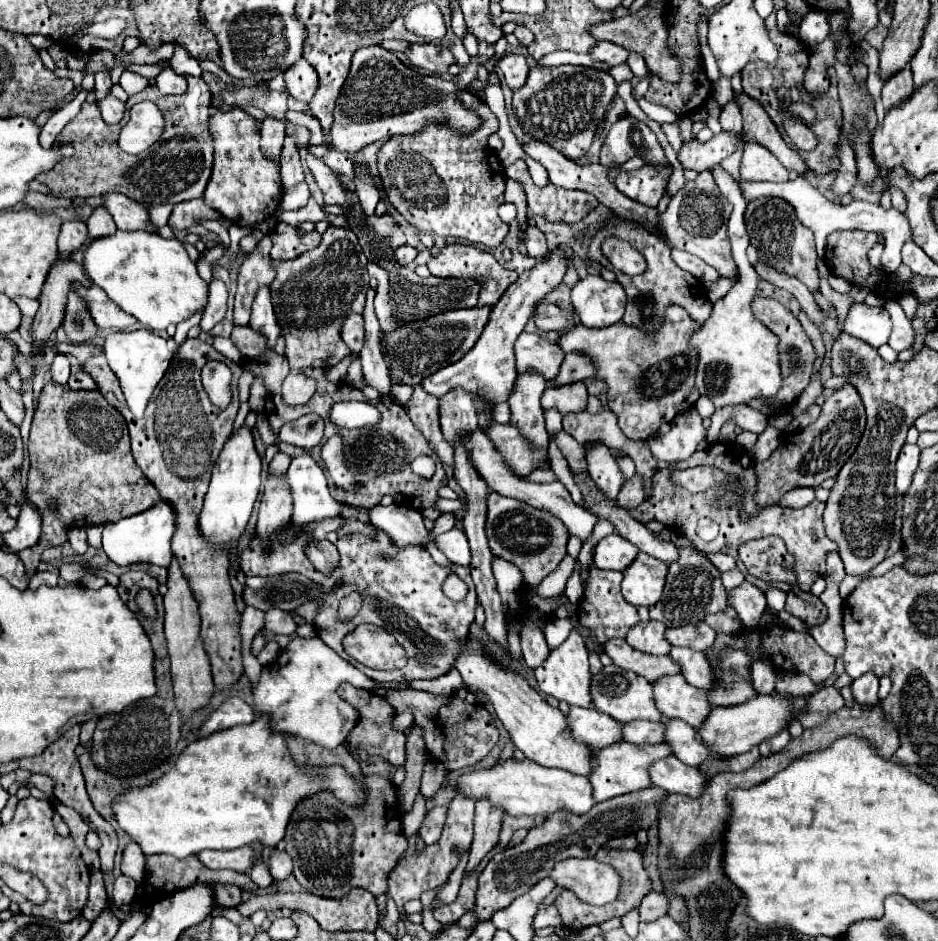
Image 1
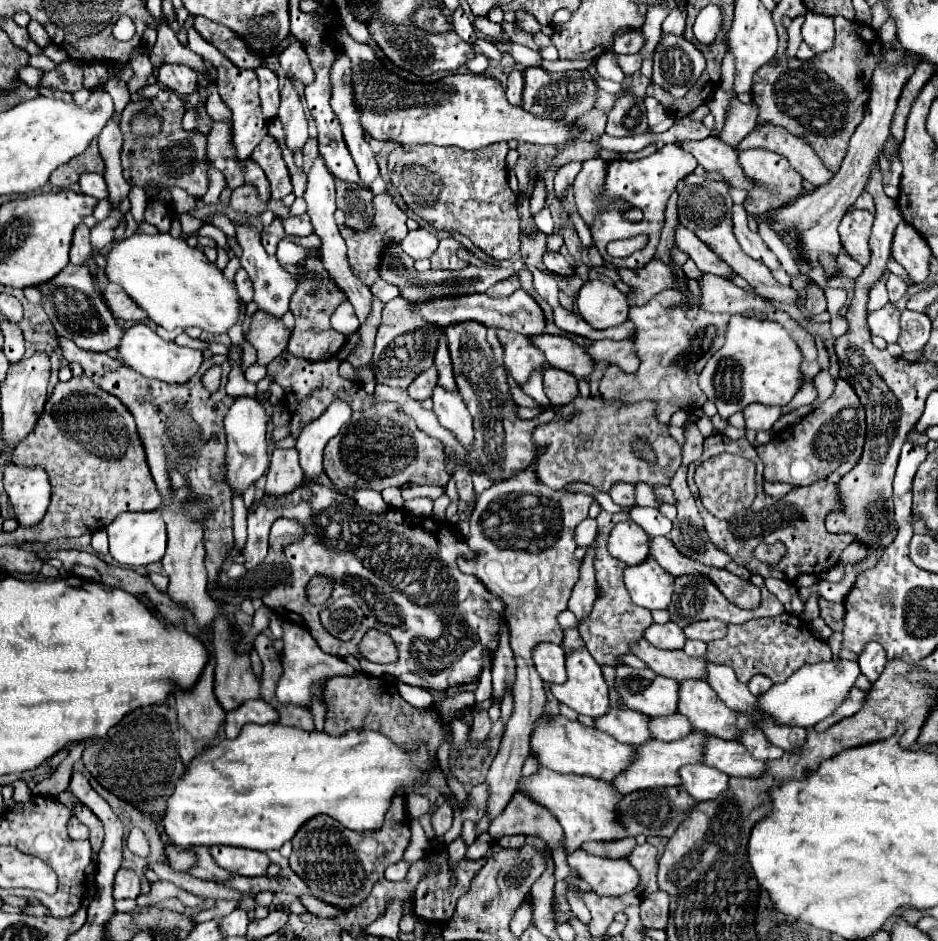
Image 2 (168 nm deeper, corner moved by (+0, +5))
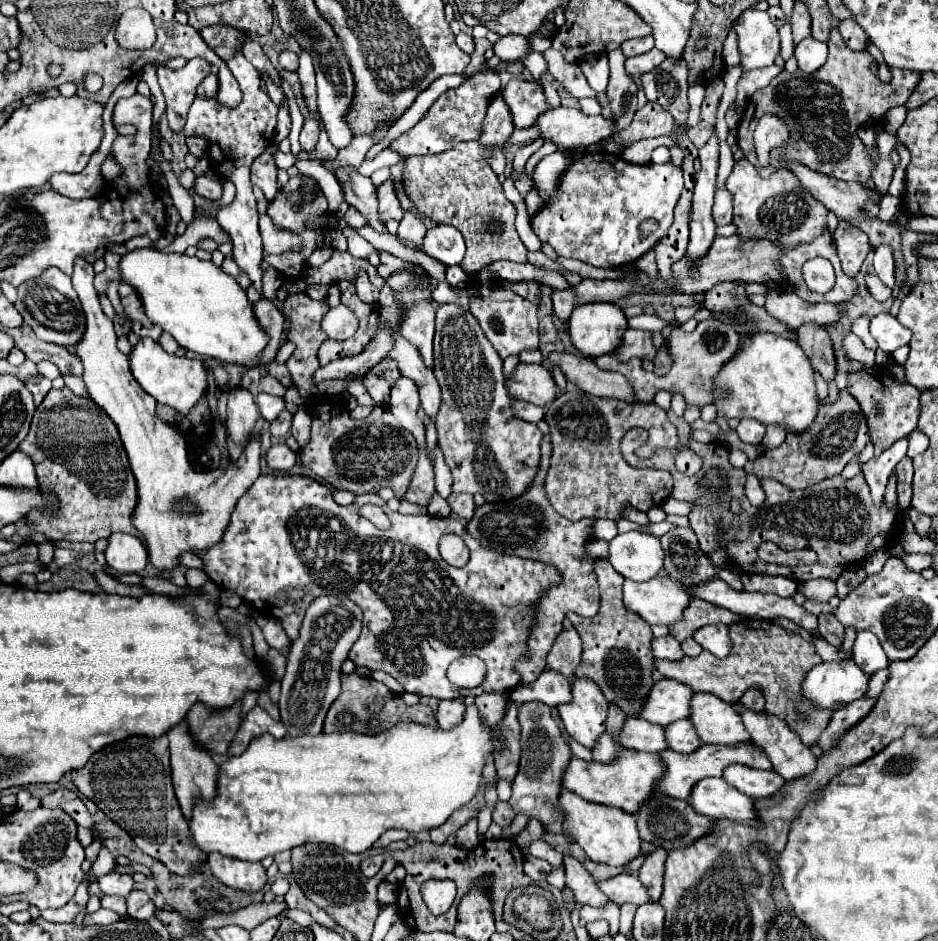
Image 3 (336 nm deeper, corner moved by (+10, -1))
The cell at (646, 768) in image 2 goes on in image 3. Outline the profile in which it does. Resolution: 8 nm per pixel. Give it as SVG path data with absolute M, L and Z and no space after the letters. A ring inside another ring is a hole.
M740 743L740 745L700 745L700 749L696 749L696 753L688 753L688 755L682 755L682 753L676 753L672 749L666 749L662 753L662 761L664 761L664 767L666 767L666 775L664 779L660 781L660 791L670 795L670 797L676 797L676 799L688 799L690 793L692 793L692 787L704 779L704 777L722 777L724 769L728 765L746 765L746 767L752 767L752 769L772 769L772 763L770 759L766 757L766 753L756 747L754 743Z

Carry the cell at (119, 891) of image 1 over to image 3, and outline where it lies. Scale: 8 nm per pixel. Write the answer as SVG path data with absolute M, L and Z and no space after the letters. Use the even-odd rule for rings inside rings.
M108 873L98 879L98 885L104 895L118 895L118 897L128 897L128 893L134 889L132 875L122 873Z

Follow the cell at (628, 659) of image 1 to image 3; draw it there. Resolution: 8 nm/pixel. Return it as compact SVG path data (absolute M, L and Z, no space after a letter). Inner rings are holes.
M744 619L740 623L734 623L730 627L730 637L734 649L724 659L718 659L710 651L702 651L698 657L684 657L674 663L656 661L656 669L668 679L686 683L700 693L712 693L730 705L738 703L748 689L758 687L766 699L766 713L786 721L790 731L794 731L806 747L814 747L832 719L832 711L814 707L800 693L808 669L822 663L814 643L800 633L786 633L772 621L756 619Z

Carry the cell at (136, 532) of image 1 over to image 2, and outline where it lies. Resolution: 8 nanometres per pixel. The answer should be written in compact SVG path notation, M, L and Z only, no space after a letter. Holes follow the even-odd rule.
M162 509L144 513L122 513L106 527L110 539L110 555L126 567L138 567L156 563L166 551L166 523L162 519Z

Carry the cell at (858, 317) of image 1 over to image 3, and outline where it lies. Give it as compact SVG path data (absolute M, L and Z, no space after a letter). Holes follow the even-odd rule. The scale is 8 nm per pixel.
M880 313L870 321L870 333L878 341L878 347L886 353L894 353L898 347L908 345L912 331L904 327L894 315Z

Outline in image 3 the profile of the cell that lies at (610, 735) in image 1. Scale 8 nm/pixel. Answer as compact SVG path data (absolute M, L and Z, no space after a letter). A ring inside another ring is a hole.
M642 717L626 719L618 739L624 747L634 751L666 751L668 749L664 727L648 723Z

